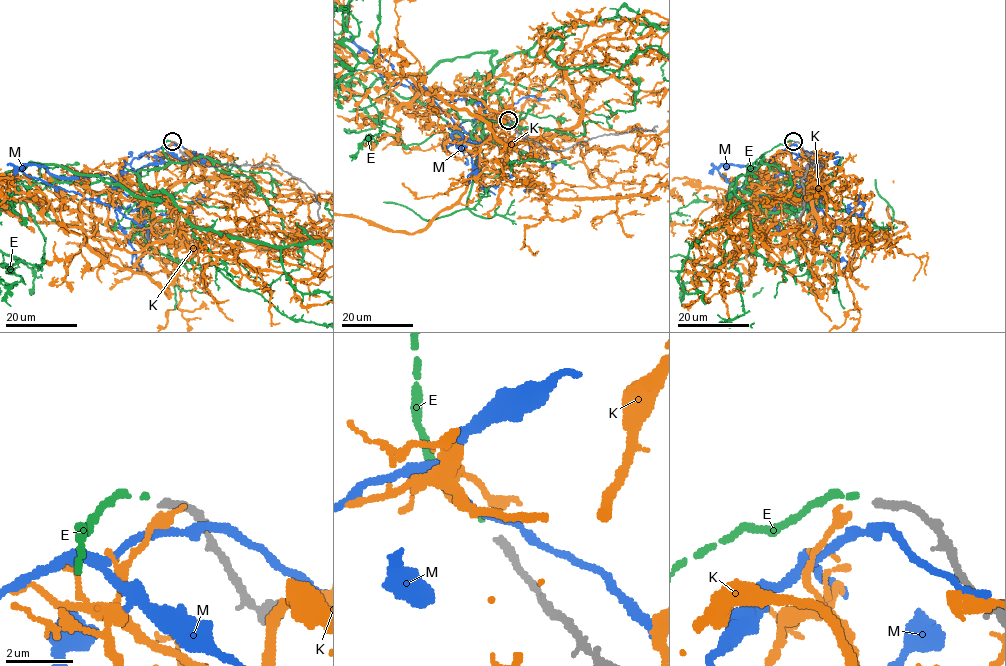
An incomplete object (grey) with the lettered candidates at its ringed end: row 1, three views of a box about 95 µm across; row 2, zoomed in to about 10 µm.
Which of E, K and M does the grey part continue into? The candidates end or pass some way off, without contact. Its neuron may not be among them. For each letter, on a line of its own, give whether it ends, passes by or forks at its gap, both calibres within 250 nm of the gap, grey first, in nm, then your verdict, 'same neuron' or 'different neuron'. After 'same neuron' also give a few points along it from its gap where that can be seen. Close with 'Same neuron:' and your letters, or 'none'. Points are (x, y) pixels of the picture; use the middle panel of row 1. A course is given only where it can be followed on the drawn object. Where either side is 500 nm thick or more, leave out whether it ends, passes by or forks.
E: it ends there; 240 nm thick on the grey side, 120 nm on the other; same neuron; it runs (506, 119), (504, 81), (474, 77), (493, 53), (352, 95)
K: it ends there; 240 nm thick on the grey side, 320 nm on the other; different neuron
M: it passes by; 240 nm thick on the grey side, 200 nm on the other; different neuron
Same neuron: E

